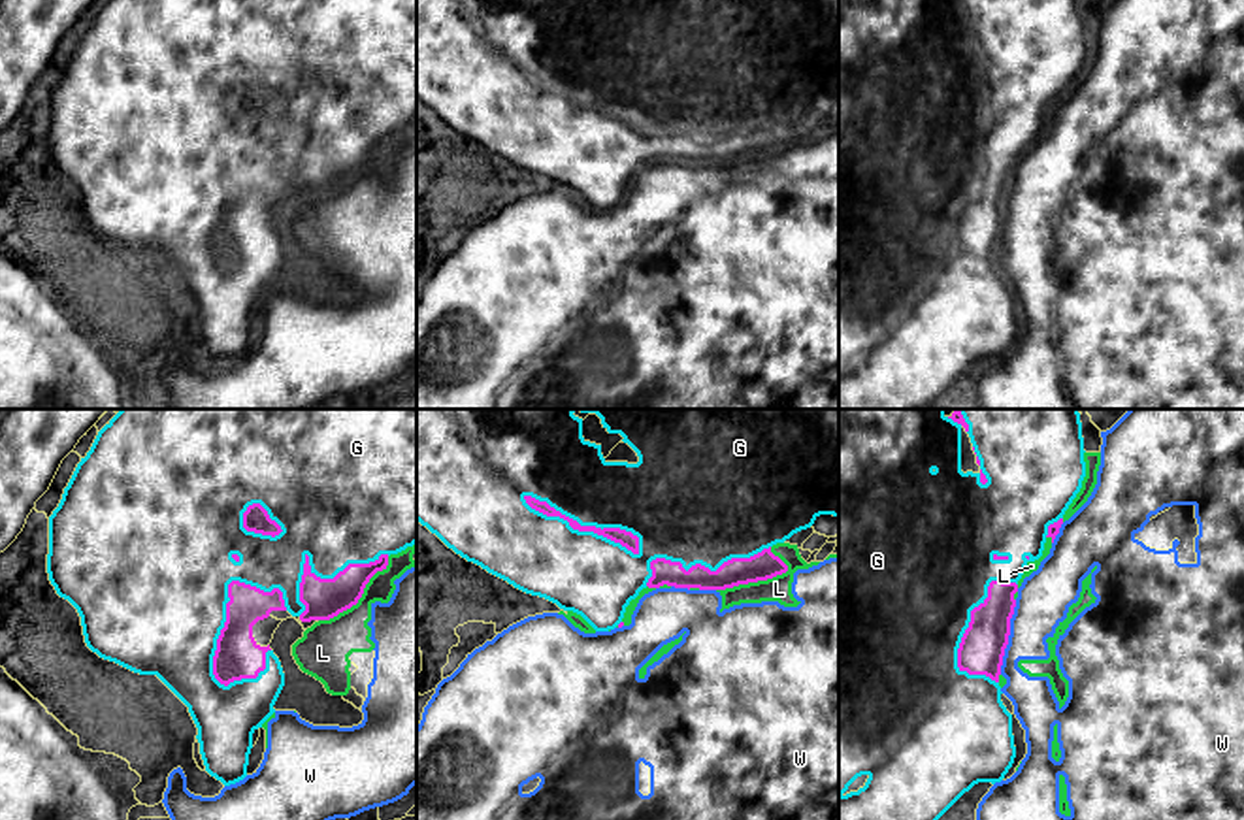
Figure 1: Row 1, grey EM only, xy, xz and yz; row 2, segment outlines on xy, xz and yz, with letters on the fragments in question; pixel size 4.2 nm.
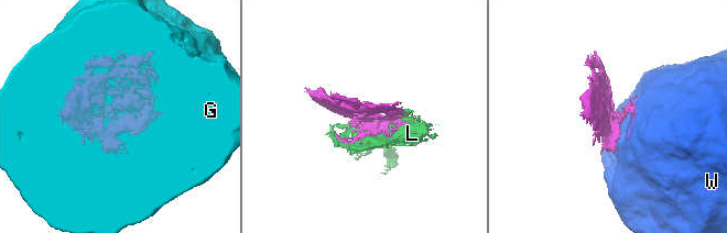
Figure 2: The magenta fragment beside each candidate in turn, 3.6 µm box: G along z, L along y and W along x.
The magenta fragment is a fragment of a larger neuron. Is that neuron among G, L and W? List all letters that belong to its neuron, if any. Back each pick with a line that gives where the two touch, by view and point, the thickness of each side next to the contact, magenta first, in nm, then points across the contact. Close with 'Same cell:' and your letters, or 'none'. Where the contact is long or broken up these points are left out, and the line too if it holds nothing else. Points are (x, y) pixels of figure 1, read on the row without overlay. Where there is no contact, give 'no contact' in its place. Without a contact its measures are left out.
G: xz (581, 108) | 70/340 nm
Same cell: G

